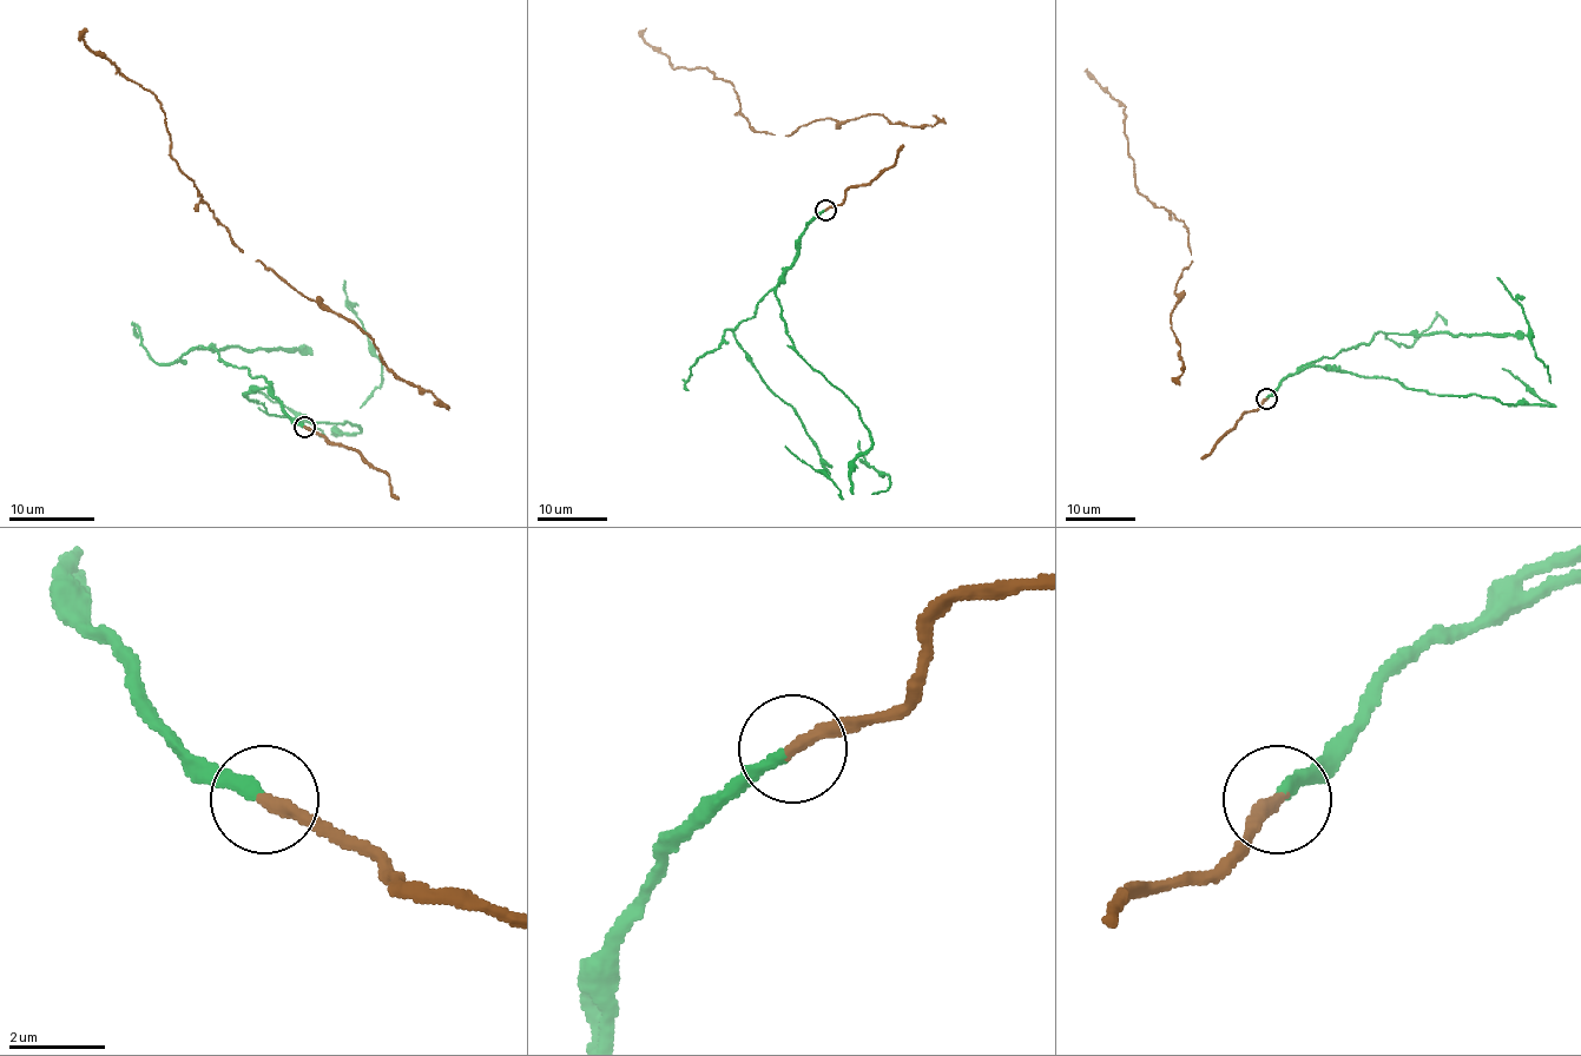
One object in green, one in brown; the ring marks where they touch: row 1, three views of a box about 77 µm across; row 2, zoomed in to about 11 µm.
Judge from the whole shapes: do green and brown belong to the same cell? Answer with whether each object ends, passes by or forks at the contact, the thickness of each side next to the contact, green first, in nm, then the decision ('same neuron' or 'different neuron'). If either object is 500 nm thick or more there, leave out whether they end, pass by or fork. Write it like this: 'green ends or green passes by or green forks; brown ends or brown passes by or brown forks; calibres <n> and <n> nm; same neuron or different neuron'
green ends; brown ends; calibres 240 and 280 nm; different neuron

